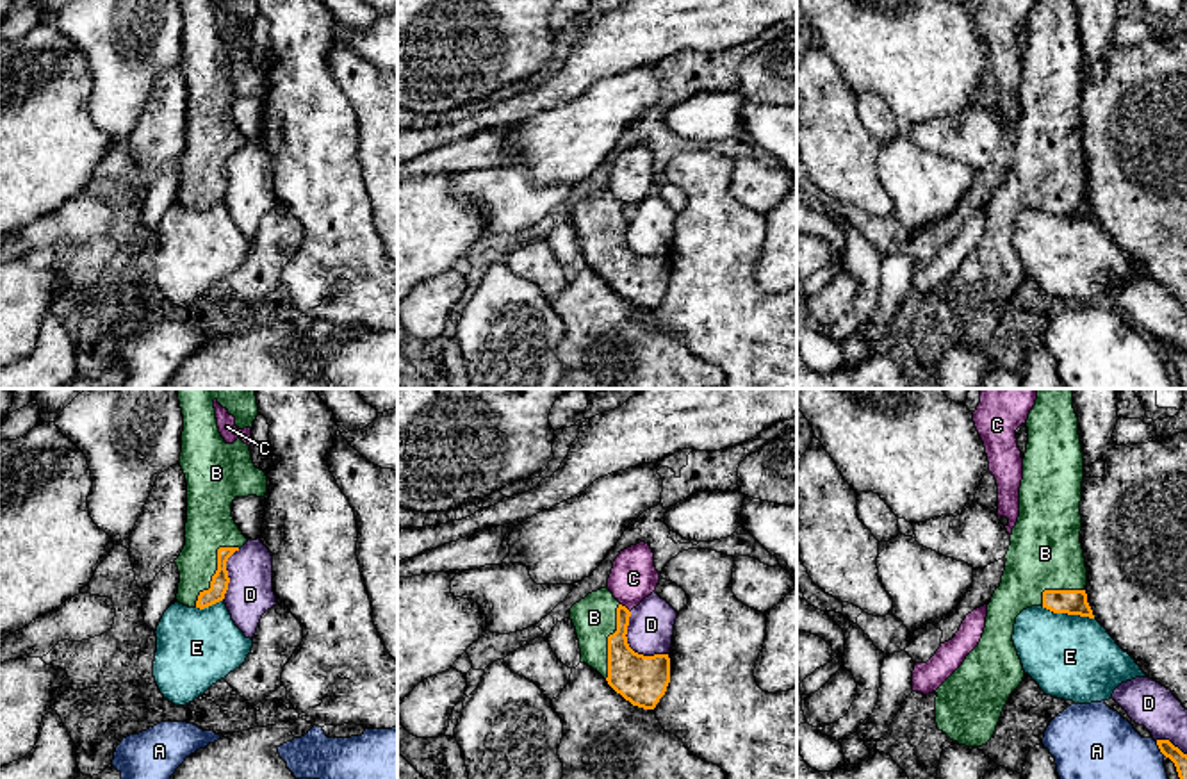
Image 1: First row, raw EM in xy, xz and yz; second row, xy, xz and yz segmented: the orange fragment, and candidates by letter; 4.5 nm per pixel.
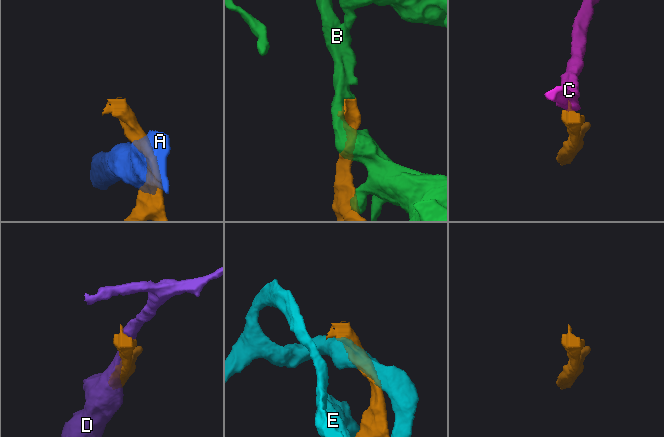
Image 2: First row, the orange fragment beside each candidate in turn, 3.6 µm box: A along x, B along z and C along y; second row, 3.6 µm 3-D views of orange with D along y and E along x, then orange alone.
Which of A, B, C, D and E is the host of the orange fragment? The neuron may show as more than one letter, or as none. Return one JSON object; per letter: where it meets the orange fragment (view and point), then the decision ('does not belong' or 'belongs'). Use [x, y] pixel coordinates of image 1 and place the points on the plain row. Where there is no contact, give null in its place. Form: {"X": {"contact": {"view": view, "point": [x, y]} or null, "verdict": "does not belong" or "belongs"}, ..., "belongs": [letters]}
{"A": {"contact": {"view": "yz", "point": [1159, 348]}, "verdict": "does not belong"}, "B": {"contact": {"view": "xy", "point": [218, 170]}, "verdict": "belongs"}, "C": {"contact": {"view": "xz", "point": [626, 209]}, "verdict": "does not belong"}, "D": {"contact": {"view": "xz", "point": [630, 248]}, "verdict": "does not belong"}, "E": {"contact": {"view": "yz", "point": [1068, 214]}, "verdict": "does not belong"}, "belongs": ["B"]}

